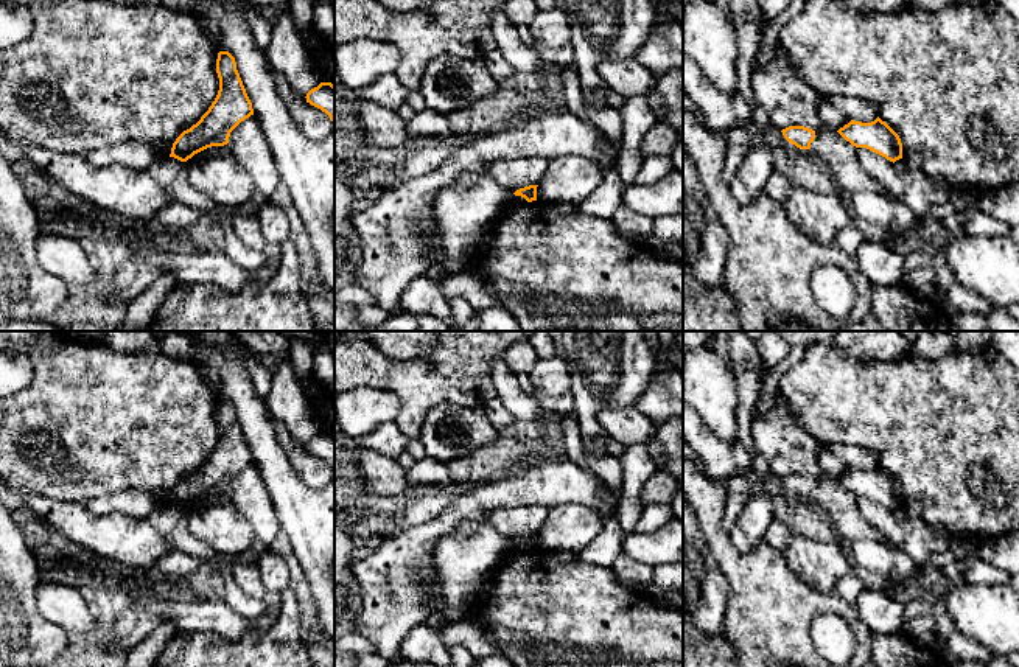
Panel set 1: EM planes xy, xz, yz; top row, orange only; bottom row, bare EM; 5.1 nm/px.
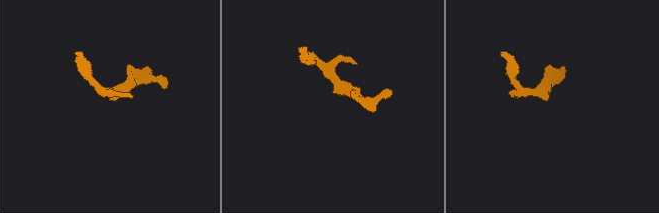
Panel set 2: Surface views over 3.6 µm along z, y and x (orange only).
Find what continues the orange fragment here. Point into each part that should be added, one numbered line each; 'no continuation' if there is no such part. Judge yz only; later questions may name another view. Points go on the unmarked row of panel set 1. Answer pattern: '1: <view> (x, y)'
no continuation

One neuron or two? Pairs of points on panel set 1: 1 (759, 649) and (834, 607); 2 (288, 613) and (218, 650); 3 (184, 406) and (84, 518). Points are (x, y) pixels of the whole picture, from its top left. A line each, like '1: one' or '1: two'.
1: one
2: one
3: two

